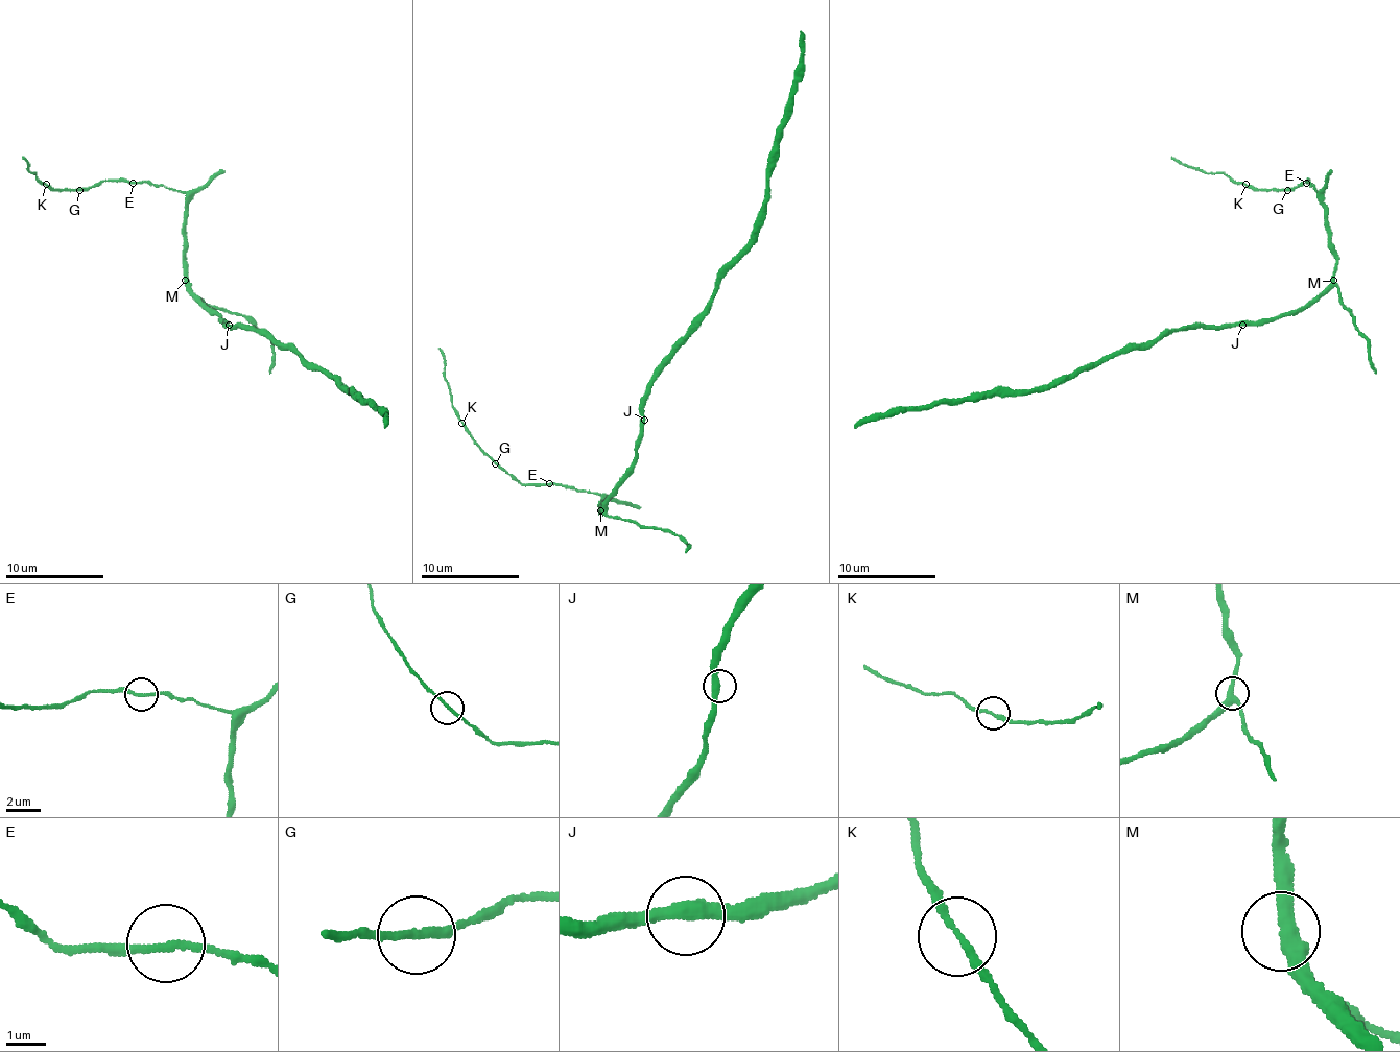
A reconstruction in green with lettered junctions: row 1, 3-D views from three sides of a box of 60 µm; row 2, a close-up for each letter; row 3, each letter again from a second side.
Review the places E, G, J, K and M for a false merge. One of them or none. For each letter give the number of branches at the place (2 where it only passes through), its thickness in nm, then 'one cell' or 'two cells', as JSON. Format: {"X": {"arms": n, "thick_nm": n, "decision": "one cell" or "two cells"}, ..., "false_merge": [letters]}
{"E": {"arms": 2, "thick_nm": 170, "decision": "one cell"}, "G": {"arms": 2, "thick_nm": 180, "decision": "one cell"}, "J": {"arms": 2, "thick_nm": 400, "decision": "one cell"}, "K": {"arms": 2, "thick_nm": 190, "decision": "one cell"}, "M": {"arms": 3, "thick_nm": 360, "decision": "one cell"}, "false_merge": []}

